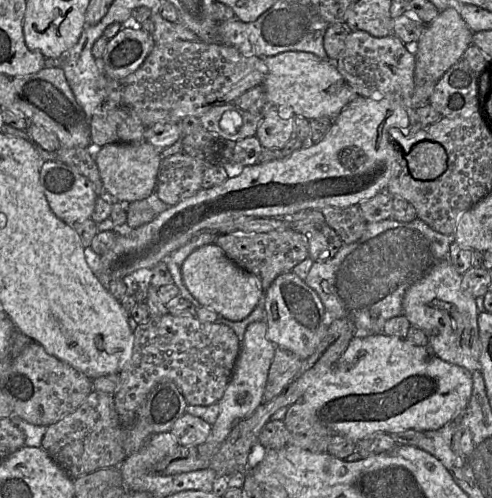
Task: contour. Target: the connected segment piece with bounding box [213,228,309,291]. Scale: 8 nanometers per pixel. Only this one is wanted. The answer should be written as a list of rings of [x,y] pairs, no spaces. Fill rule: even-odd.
[[[292,228],[273,230],[250,237],[218,235],[213,244],[221,248],[225,255],[238,267],[255,275],[264,291],[279,275],[291,272],[297,264],[309,257],[305,237]]]

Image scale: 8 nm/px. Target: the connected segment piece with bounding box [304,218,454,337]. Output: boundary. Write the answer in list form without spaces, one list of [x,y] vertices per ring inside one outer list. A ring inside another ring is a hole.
[[[392,219],[368,223],[363,235],[354,243],[343,244],[339,251],[326,261],[316,261],[304,280],[320,297],[333,319],[344,318],[355,327],[354,337],[383,334],[387,320],[403,314],[402,301],[407,290],[422,280],[434,266],[448,259],[453,235],[441,234],[420,219],[398,222]]]

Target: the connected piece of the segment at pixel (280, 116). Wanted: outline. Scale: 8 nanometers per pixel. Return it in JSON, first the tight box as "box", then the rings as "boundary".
{"box":[256,106,298,149],"boundary":[[[268,106],[262,115],[262,120],[257,128],[256,137],[259,139],[263,148],[268,149],[282,149],[286,143],[293,137],[294,130],[294,117],[298,115],[289,115],[287,112],[283,110],[279,110],[275,106]]]}

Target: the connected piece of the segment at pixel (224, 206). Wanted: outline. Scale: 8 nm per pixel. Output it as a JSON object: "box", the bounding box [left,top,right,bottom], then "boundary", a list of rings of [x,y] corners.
{"box":[100,97,410,280],"boundary":[[[362,97],[350,102],[334,119],[327,134],[318,143],[307,143],[290,156],[279,160],[244,167],[241,174],[209,189],[200,189],[157,215],[152,221],[117,236],[113,246],[100,255],[102,273],[113,280],[123,279],[140,269],[153,269],[159,262],[188,243],[201,232],[228,227],[238,218],[285,217],[305,209],[326,206],[346,208],[385,192],[398,164],[405,156],[392,140],[392,130],[405,131],[410,127],[409,110],[399,97]]]}

